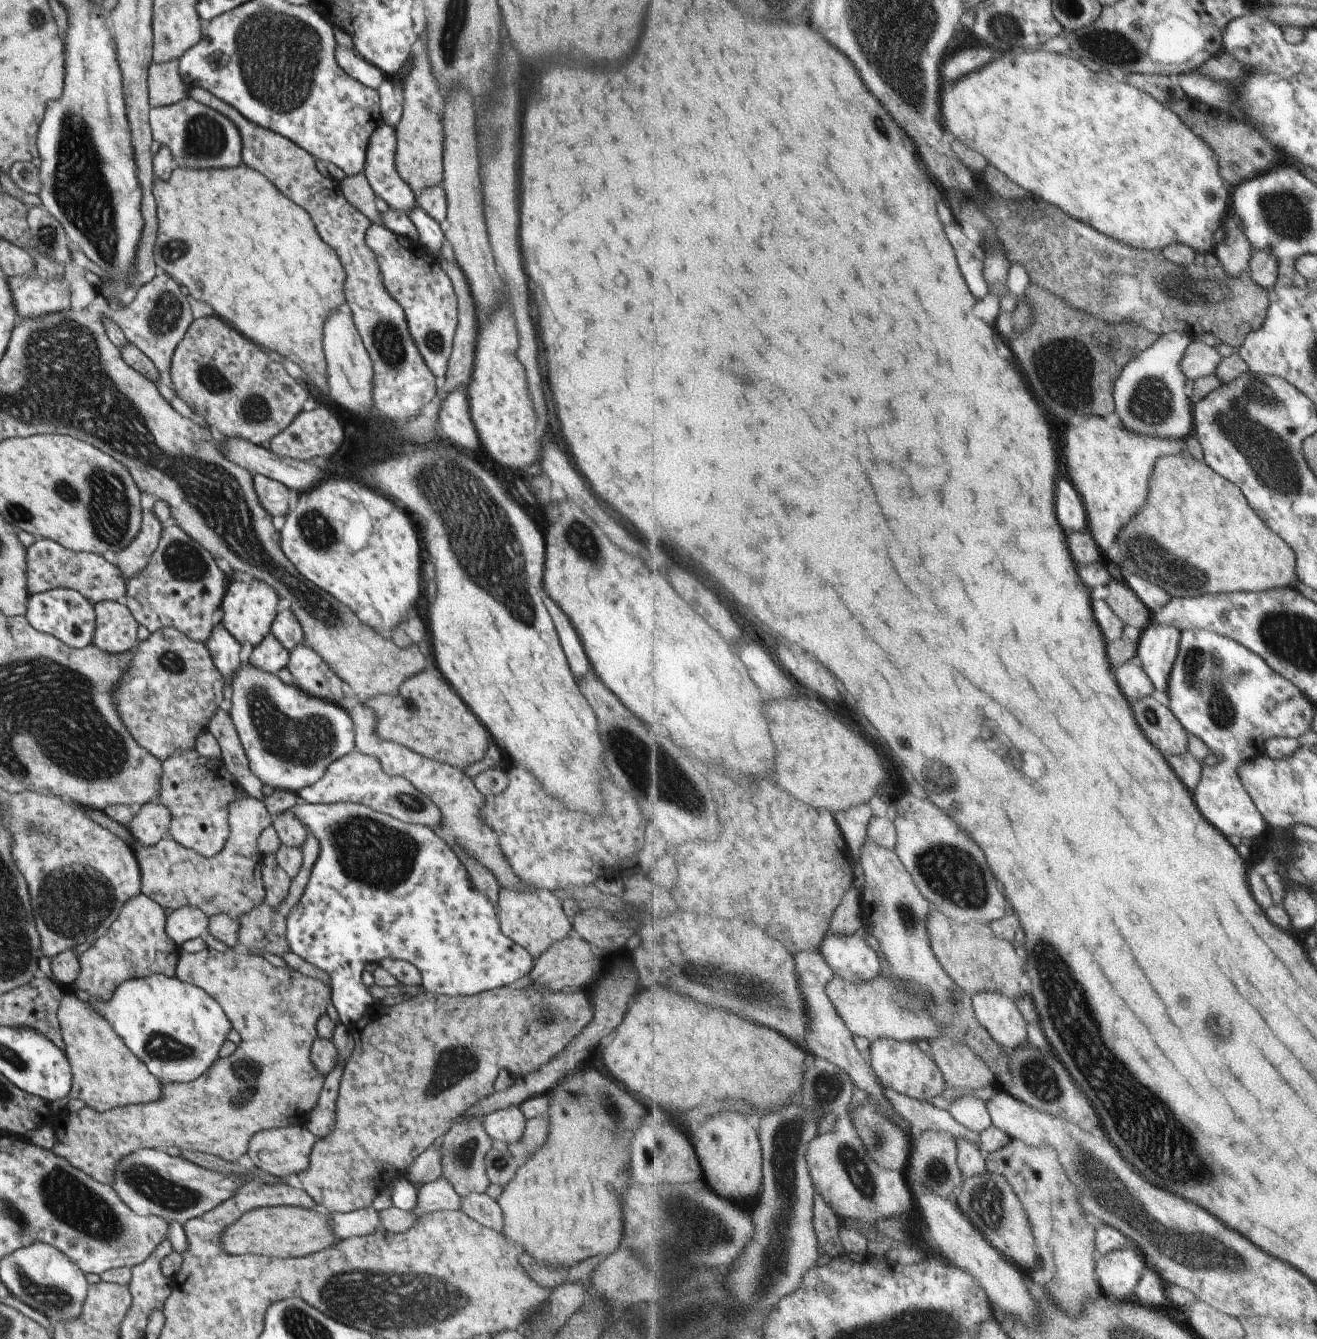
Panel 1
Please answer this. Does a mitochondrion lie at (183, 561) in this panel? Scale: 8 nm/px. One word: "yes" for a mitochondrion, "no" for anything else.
yes

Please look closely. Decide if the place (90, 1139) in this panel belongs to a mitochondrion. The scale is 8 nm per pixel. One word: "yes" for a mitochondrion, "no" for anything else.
no

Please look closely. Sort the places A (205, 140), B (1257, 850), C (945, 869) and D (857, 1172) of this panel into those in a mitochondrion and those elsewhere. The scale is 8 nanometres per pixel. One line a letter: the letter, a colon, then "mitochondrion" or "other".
A: mitochondrion
B: other
C: mitochondrion
D: mitochondrion

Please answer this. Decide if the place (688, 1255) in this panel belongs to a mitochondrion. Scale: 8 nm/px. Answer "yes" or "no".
yes

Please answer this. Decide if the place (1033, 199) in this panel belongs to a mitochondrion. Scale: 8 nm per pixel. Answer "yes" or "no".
no

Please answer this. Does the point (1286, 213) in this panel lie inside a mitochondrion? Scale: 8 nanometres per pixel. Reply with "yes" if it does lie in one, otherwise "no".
yes

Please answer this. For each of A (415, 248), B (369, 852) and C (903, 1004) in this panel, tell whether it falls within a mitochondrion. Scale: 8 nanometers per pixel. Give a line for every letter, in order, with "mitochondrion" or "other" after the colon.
A: other
B: mitochondrion
C: mitochondrion

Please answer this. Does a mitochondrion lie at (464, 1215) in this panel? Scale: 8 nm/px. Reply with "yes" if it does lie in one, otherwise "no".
no

